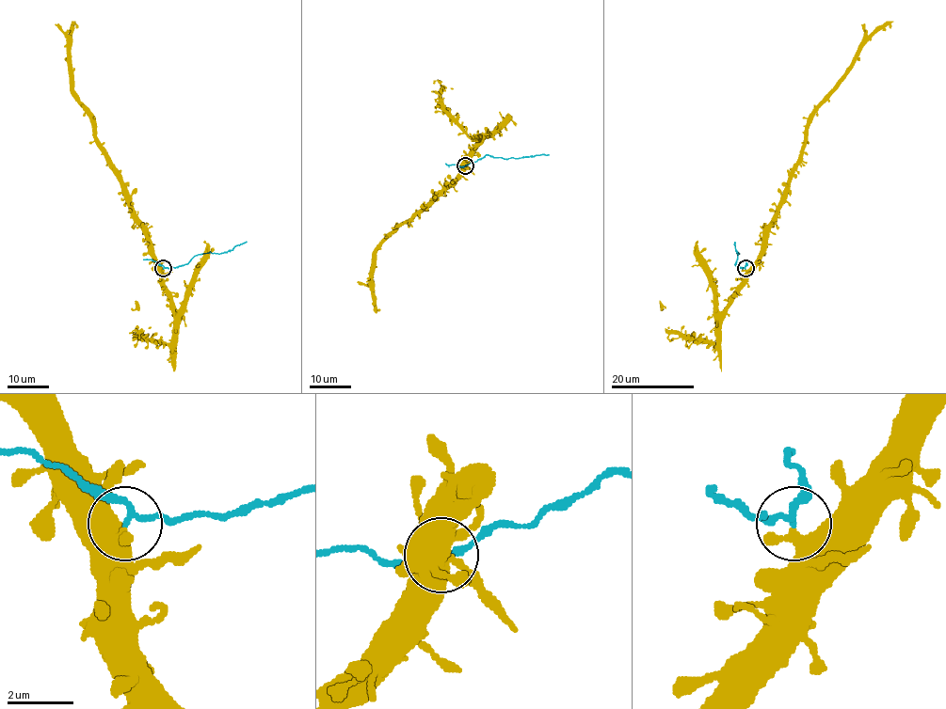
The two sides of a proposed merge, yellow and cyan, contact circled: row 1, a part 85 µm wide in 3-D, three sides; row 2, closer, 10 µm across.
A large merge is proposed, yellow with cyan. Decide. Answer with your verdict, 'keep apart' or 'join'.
keep apart

